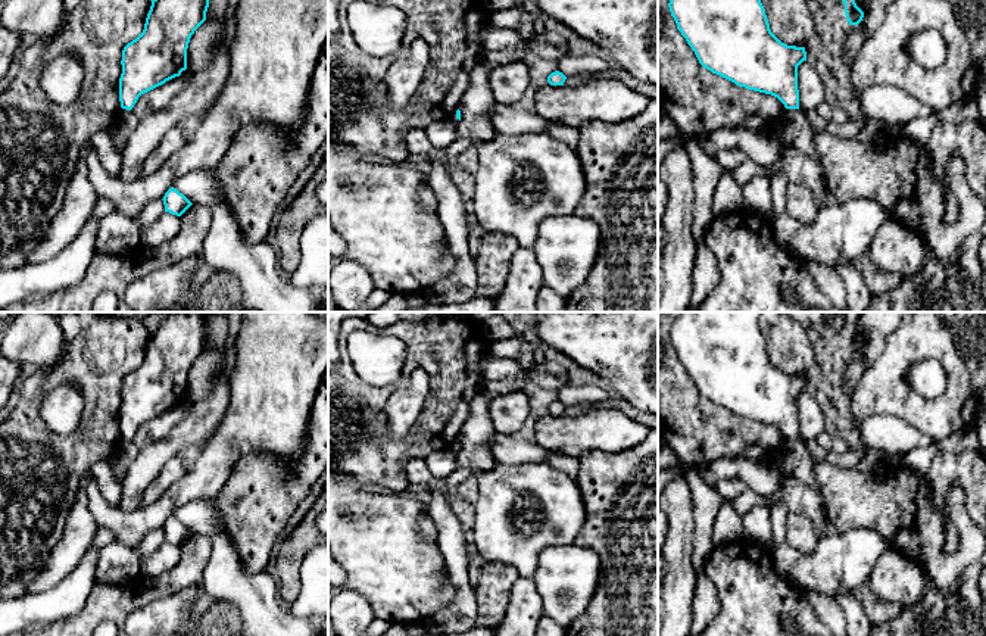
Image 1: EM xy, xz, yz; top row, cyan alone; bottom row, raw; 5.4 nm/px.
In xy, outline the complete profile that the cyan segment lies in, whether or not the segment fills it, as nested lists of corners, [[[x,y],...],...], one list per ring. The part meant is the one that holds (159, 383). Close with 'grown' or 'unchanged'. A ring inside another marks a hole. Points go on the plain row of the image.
[[[165,312],[162,324],[152,328],[143,362],[122,380],[119,408],[121,437],[131,440],[138,427],[187,399],[187,378],[194,361],[206,350],[209,321],[200,312]]] | unchanged

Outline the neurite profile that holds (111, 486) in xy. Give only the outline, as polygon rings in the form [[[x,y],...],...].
[[[102,459],[93,467],[93,478],[97,481],[103,498],[110,506],[118,508],[119,496],[122,492],[122,480],[119,480],[110,467],[110,461]]]

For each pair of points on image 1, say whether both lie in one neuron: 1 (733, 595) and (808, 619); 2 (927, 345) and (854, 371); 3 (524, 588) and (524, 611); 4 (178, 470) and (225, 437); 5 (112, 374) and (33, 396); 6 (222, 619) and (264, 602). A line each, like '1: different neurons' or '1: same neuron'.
1: same neuron
2: different neurons
3: same neuron
4: different neurons
5: same neuron
6: different neurons

